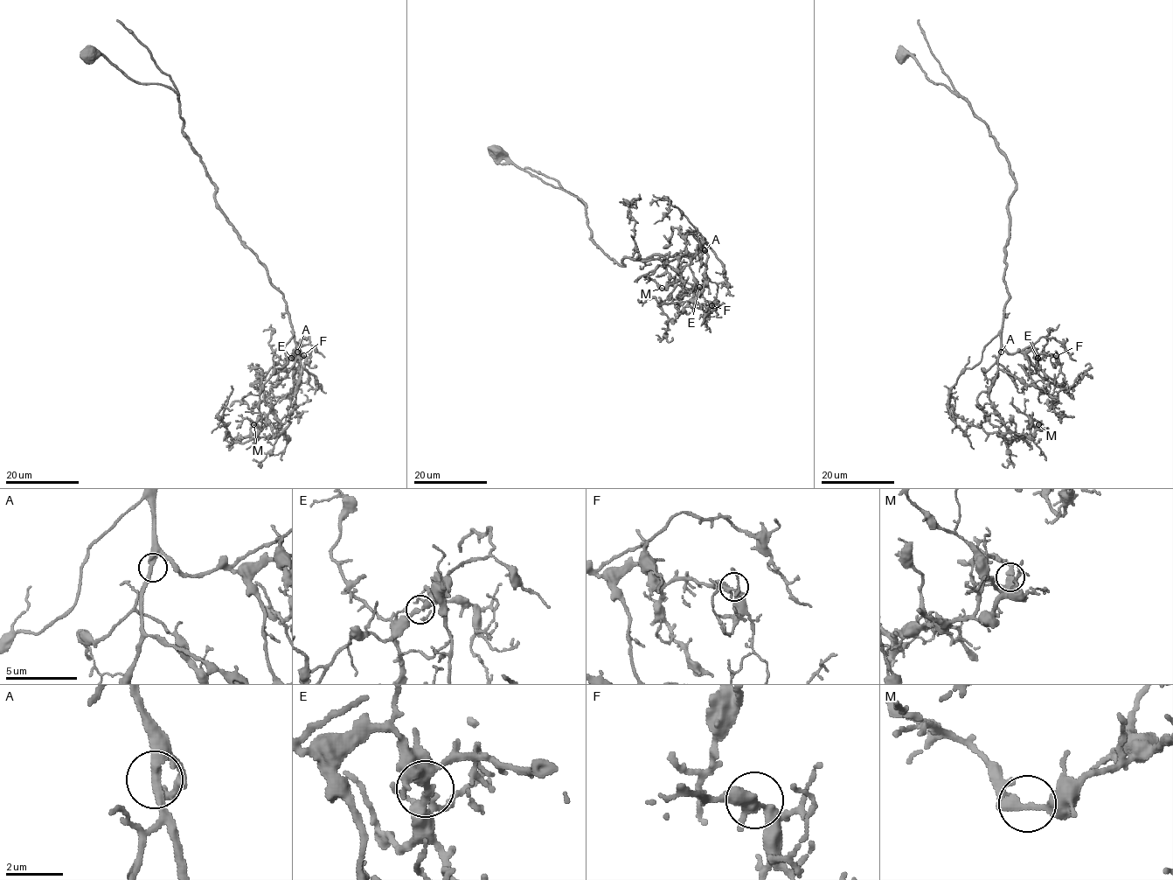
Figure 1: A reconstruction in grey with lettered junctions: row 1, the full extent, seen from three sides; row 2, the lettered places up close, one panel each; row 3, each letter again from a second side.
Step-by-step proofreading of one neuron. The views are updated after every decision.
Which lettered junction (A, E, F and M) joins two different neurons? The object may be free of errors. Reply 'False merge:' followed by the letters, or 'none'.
False merge: none

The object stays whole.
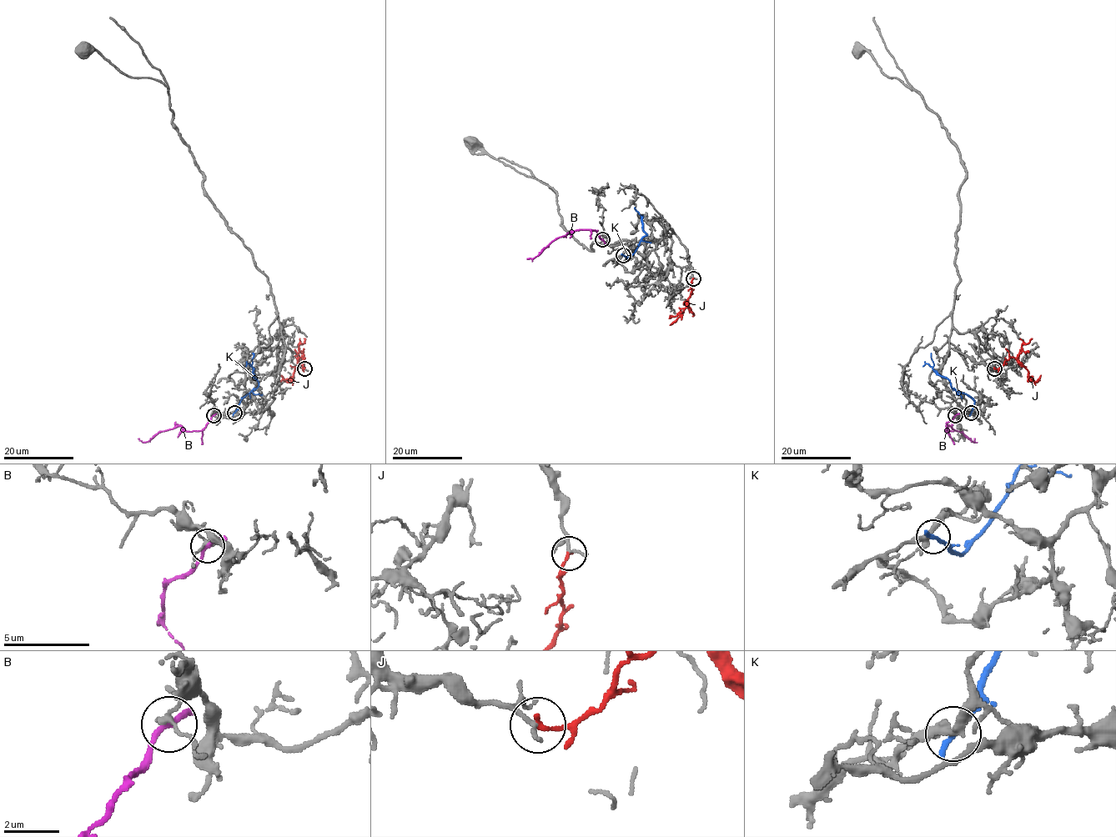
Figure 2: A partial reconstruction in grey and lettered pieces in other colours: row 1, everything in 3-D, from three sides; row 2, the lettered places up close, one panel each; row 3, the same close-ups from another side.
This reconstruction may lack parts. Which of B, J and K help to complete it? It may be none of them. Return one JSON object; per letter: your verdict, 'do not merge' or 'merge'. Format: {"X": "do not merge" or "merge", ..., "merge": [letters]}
{"B": "do not merge", "J": "merge", "K": "do not merge", "merge": ["J"]}

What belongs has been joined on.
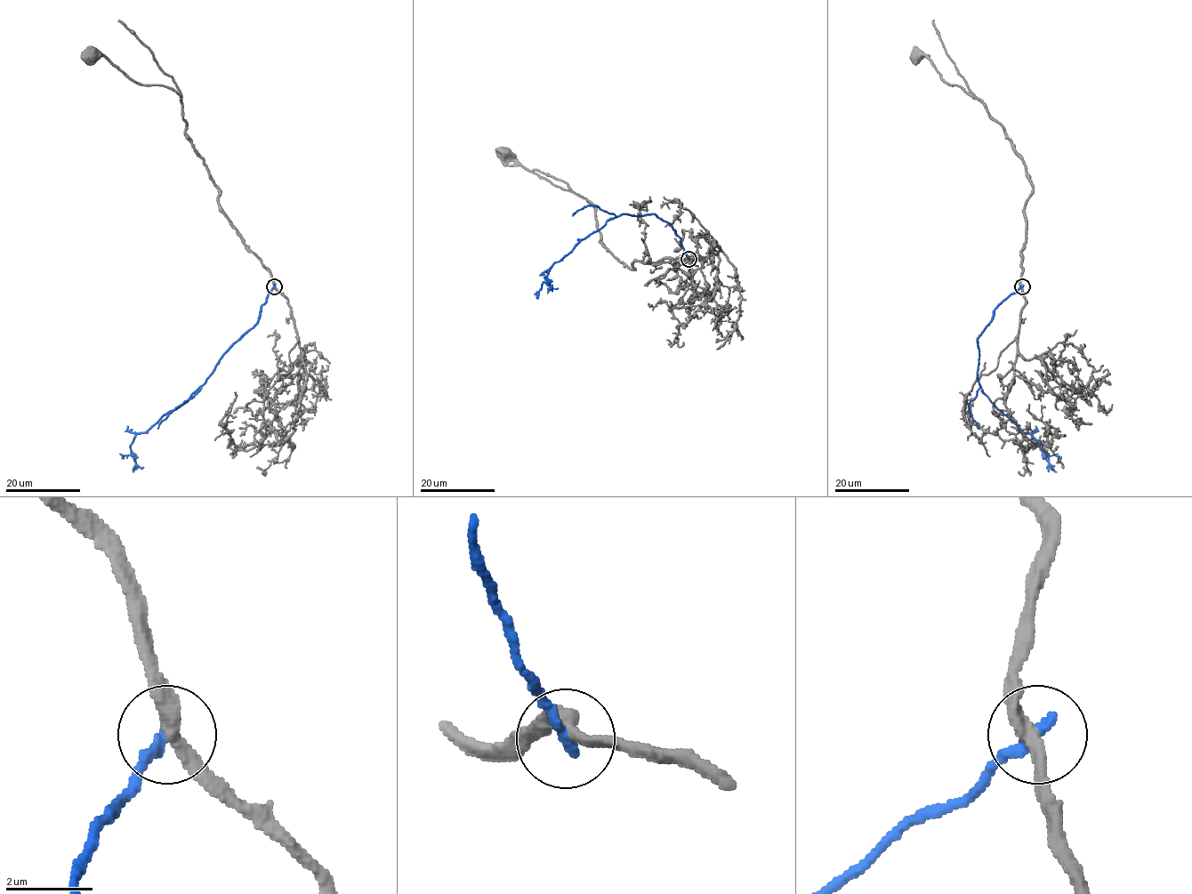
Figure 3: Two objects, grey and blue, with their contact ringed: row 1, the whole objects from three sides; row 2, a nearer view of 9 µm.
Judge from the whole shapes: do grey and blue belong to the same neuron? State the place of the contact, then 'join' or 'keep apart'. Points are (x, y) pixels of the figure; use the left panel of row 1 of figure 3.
(274, 286) | keep apart

